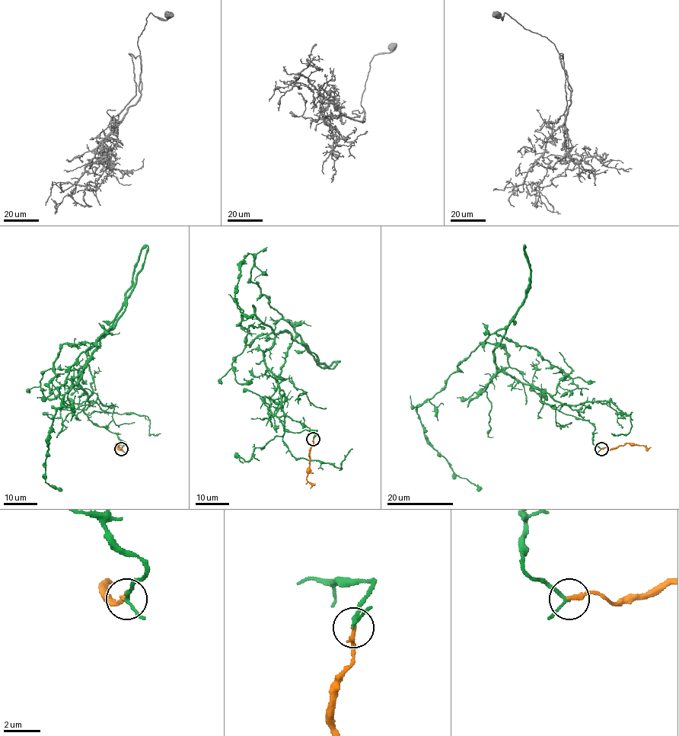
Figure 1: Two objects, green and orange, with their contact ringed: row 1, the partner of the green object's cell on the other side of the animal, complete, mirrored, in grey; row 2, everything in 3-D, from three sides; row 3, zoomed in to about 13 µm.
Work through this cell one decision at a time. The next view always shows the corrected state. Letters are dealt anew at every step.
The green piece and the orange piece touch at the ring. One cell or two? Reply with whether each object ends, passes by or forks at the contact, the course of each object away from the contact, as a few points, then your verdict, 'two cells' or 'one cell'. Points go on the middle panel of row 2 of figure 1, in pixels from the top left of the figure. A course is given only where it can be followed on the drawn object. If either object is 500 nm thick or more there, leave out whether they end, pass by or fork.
green passes by | orange ends | green via (313, 439), (275, 415), (264, 353), (296, 333), (251, 280), (250, 253), (235, 302), (253, 315) | orange via (313, 439), (307, 481), (311, 485), (310, 488) | one cell

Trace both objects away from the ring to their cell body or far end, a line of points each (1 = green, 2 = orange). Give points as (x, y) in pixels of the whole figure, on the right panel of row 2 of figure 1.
1: (601, 449), (575, 410), (497, 367), (502, 337), (492, 333), (416, 410), (425, 439), (478, 491)
2: (601, 449), (610, 449), (627, 443), (643, 445), (648, 449), (650, 447)

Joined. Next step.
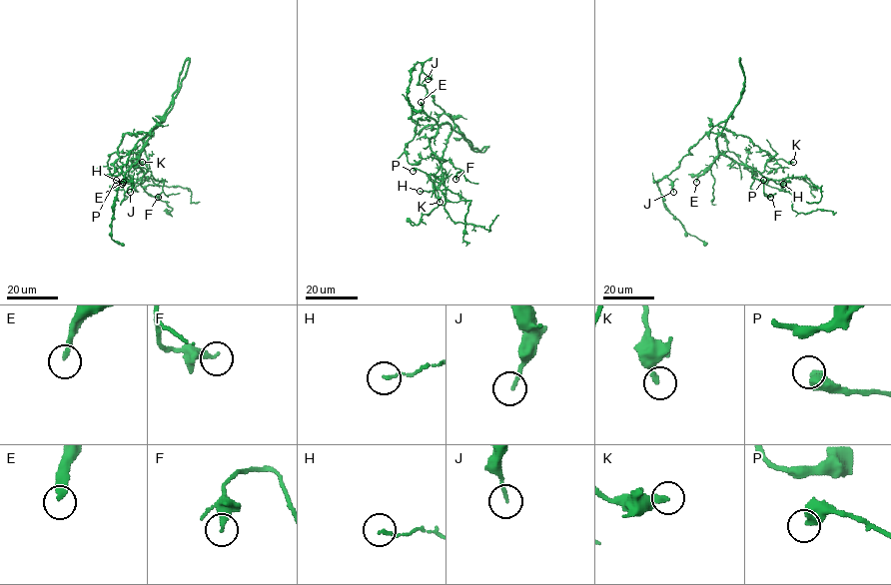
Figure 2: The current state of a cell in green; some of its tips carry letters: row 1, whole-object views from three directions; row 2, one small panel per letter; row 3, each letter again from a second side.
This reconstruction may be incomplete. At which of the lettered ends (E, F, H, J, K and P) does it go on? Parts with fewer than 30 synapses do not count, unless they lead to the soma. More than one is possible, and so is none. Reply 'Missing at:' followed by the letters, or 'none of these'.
Missing at: E

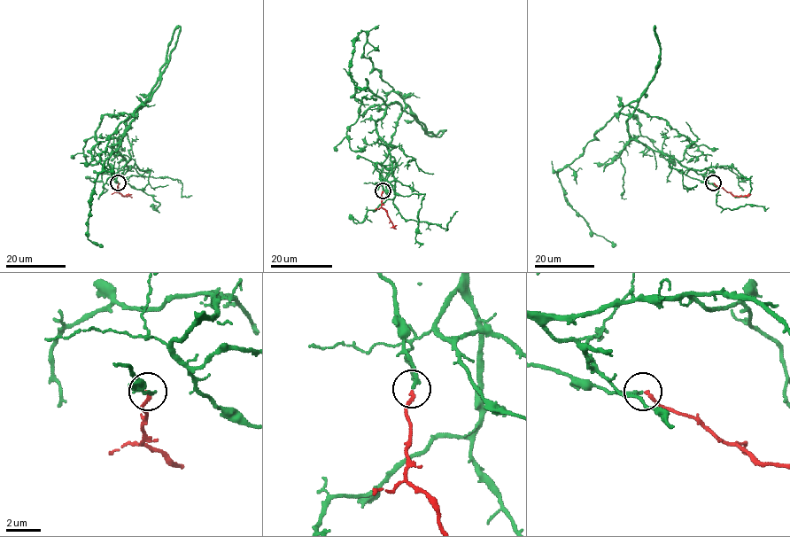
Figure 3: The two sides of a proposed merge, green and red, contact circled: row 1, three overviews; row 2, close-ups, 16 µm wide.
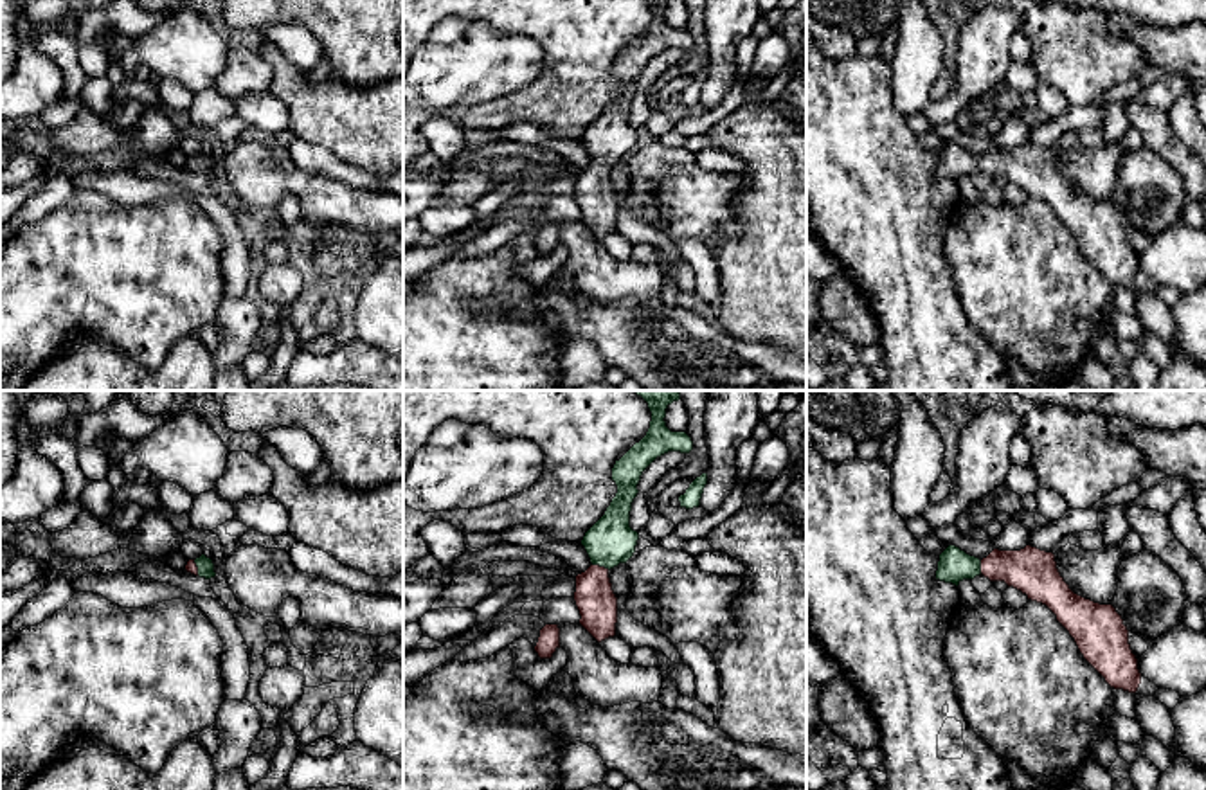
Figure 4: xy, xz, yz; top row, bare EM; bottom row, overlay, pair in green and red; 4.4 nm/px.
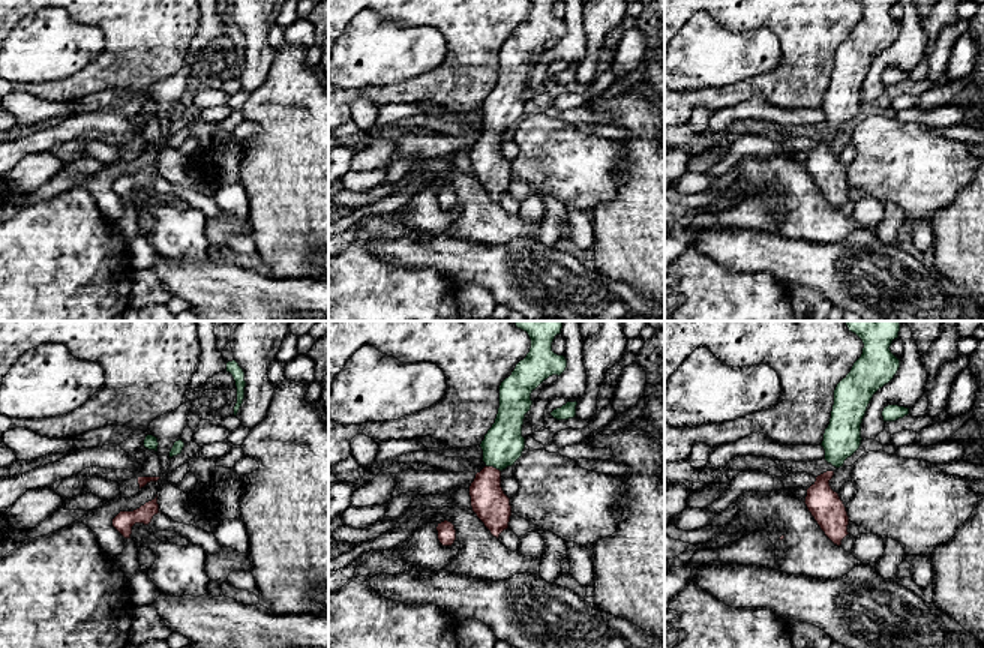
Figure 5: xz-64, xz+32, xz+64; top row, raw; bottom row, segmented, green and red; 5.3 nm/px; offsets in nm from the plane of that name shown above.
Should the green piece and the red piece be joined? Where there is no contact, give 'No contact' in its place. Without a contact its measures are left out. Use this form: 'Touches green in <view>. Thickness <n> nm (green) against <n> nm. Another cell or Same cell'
Touches green in xz. Thickness 220 nm (green) against 180 nm. Same cell

